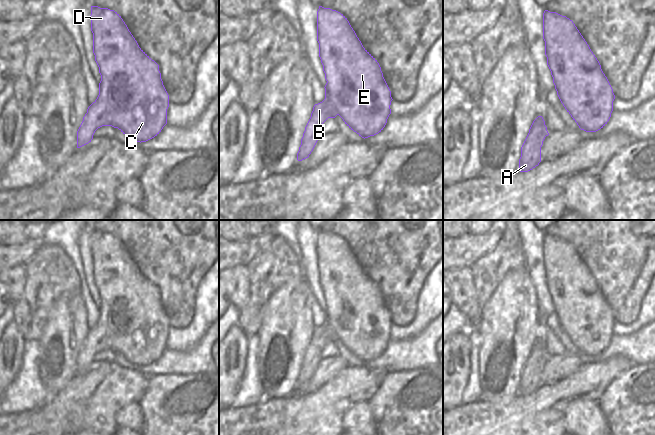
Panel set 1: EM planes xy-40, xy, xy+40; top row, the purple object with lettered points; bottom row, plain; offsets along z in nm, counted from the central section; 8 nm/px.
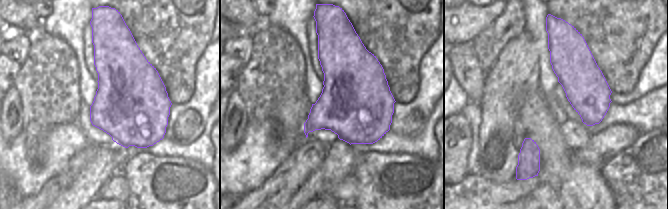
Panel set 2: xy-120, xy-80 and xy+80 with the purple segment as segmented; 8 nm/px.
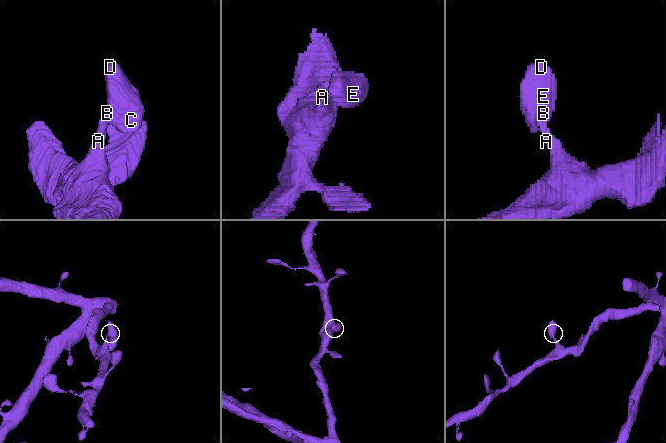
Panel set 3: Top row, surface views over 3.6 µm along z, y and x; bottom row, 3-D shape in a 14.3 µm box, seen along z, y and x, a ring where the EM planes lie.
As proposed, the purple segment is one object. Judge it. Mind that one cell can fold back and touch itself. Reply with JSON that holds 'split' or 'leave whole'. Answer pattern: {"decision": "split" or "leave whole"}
{"decision": "leave whole"}

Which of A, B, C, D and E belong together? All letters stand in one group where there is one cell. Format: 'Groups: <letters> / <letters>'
Groups: A B C D E

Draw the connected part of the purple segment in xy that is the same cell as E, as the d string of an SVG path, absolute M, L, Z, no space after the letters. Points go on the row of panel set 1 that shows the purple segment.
M319 6L317 41L325 79L325 99L315 104L305 127L297 160L309 157L317 141L324 135L321 127L328 118L339 115L345 124L362 138L381 132L391 114L391 91L377 60L363 47L347 18L336 10Z

